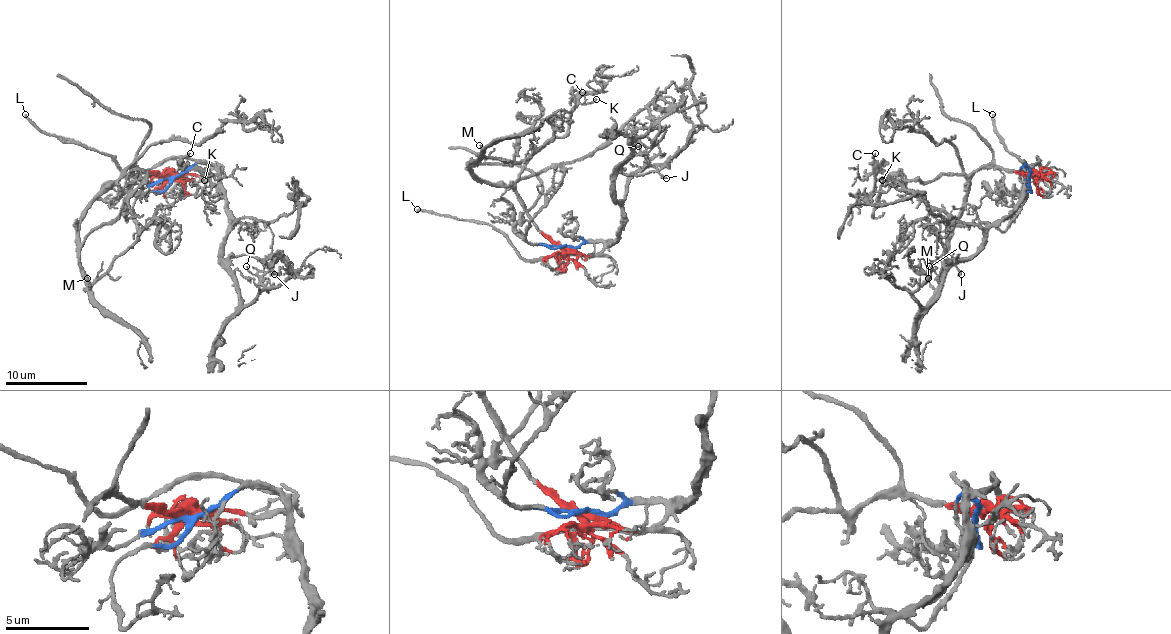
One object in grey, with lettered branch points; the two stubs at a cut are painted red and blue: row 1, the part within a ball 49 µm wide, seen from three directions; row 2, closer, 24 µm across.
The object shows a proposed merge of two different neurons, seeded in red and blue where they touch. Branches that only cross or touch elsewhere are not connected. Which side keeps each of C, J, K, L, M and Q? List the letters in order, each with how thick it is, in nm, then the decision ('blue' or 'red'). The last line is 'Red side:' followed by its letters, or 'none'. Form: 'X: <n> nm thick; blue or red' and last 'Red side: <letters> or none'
C: 190 nm thick; red
J: 140 nm thick; blue
K: 170 nm thick; red
L: 240 nm thick; blue
M: 140 nm thick; red
Q: 120 nm thick; blue
Red side: C, K, M

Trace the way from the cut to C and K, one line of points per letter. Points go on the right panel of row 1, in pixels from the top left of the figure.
C: (1030, 176), (992, 168), (963, 174), (941, 174), (922, 182), (894, 180), (873, 160), (875, 153)
K: (1030, 176), (992, 168), (963, 174), (941, 174), (922, 182), (888, 178), (886, 184), (882, 180)

